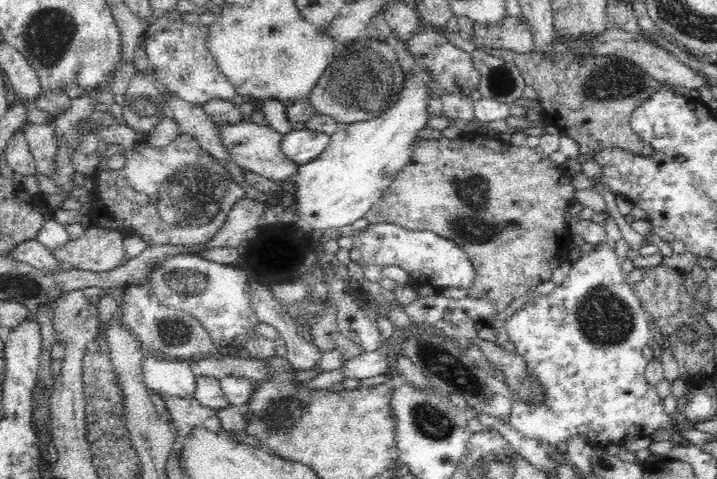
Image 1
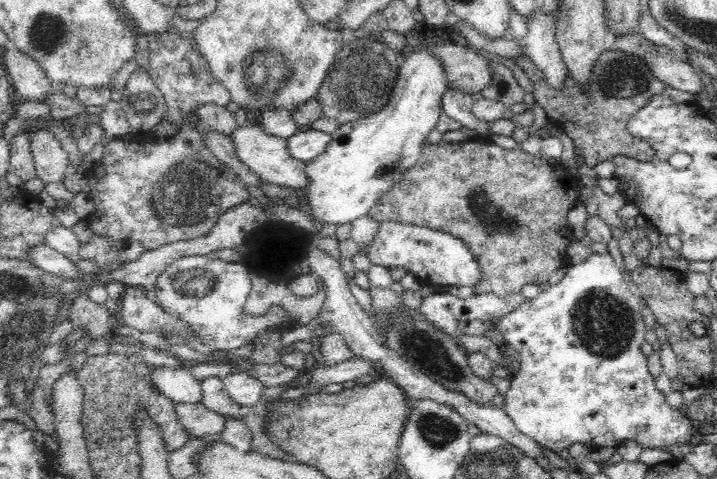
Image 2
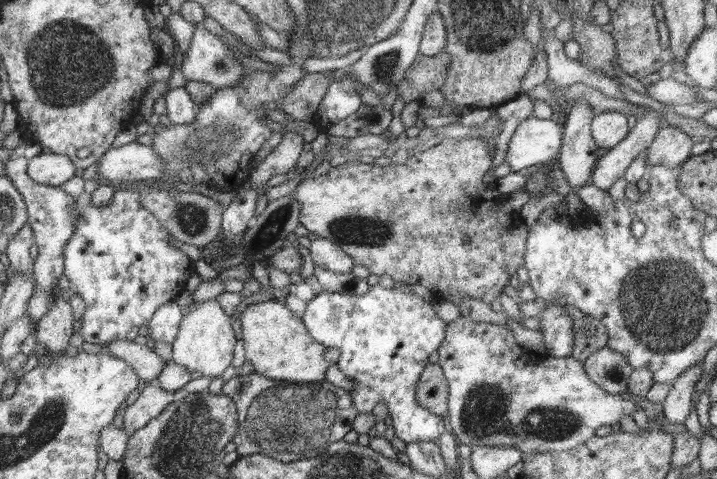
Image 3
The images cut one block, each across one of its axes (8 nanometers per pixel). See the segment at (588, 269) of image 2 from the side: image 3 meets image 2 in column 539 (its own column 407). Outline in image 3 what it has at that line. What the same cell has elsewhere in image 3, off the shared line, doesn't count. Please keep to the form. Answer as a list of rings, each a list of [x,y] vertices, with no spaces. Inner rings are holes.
[[[380,285],[372,286],[362,296],[323,291],[307,302],[302,318],[309,333],[322,346],[340,350],[340,358],[335,365],[349,380],[354,381],[350,395],[358,413],[370,413],[378,402],[384,402],[392,417],[395,435],[405,443],[434,441],[446,432],[446,420],[417,402],[418,381],[426,368],[428,356],[441,348],[442,341],[445,340],[444,326],[447,325],[436,316],[430,301],[424,302],[420,296],[402,289],[387,290]]]

